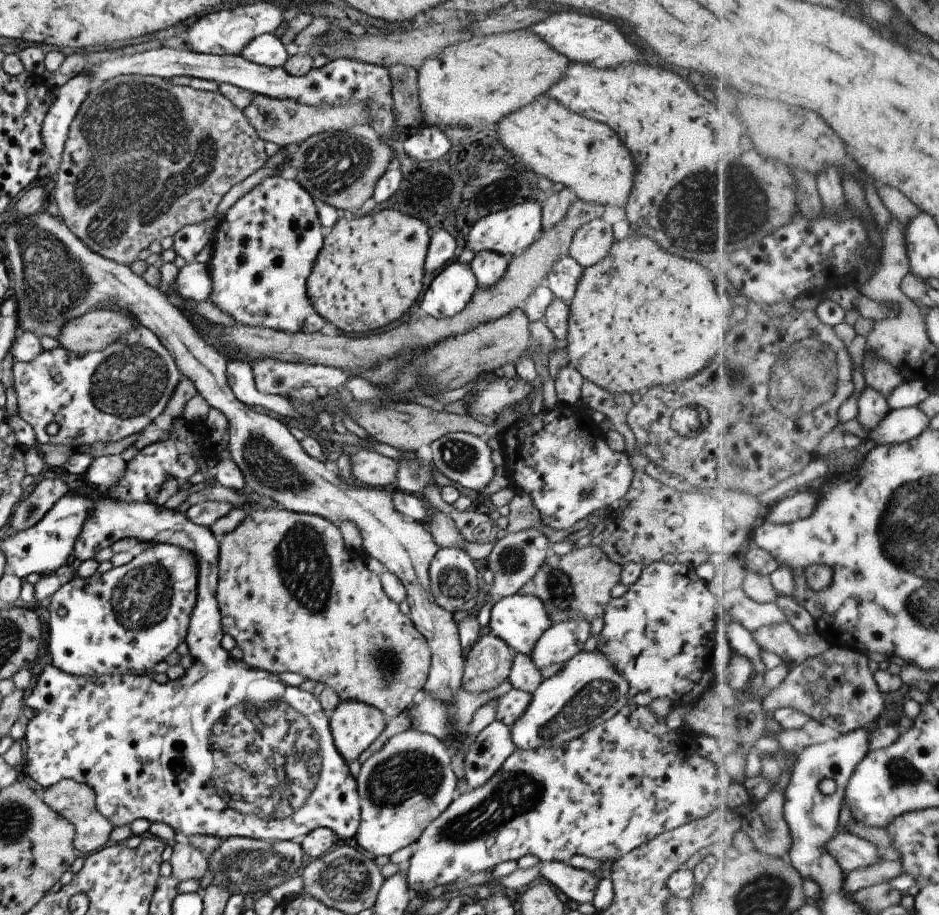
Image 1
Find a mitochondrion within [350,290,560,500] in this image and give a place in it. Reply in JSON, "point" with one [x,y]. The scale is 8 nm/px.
{"point":[460,456]}

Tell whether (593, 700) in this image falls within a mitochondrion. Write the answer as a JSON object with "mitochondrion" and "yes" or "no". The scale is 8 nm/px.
{"mitochondrion":"yes"}

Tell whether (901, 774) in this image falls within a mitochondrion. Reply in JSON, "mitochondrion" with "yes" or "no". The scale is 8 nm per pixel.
{"mitochondrion":"yes"}

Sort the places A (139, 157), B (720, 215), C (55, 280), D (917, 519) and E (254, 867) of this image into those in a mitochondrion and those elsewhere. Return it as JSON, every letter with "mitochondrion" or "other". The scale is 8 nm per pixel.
{"A":"mitochondrion","B":"mitochondrion","C":"mitochondrion","D":"mitochondrion","E":"mitochondrion"}

